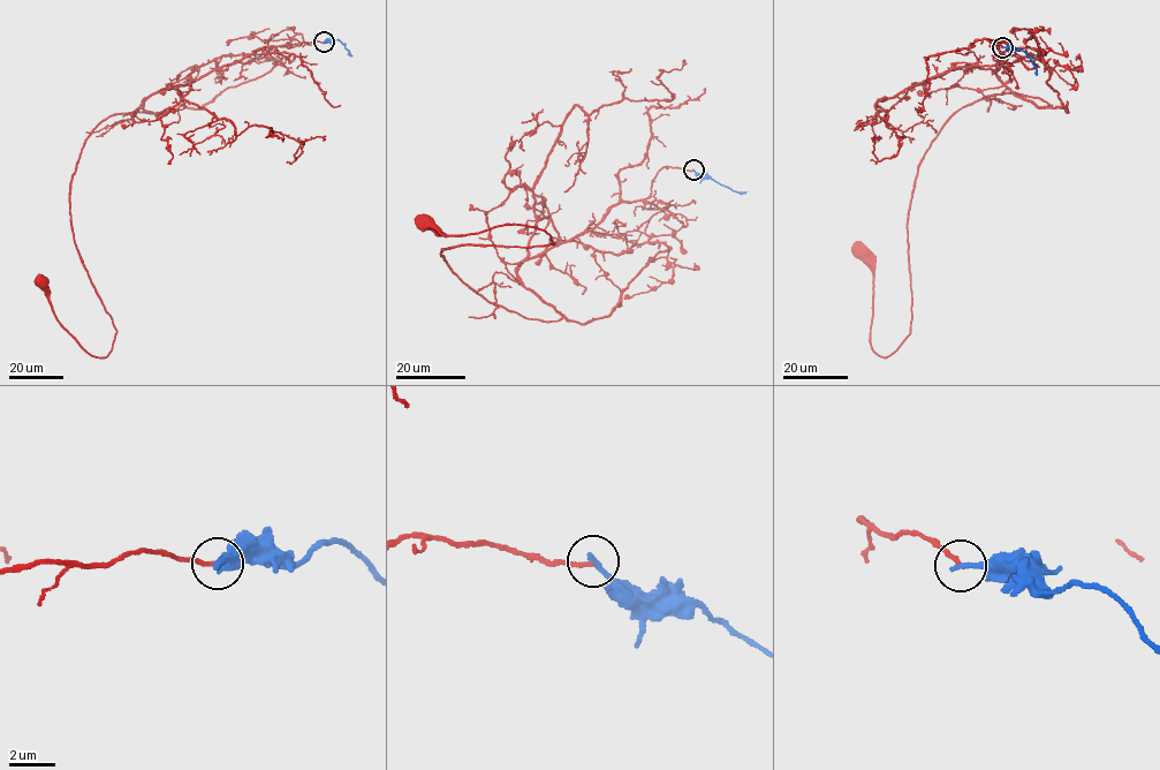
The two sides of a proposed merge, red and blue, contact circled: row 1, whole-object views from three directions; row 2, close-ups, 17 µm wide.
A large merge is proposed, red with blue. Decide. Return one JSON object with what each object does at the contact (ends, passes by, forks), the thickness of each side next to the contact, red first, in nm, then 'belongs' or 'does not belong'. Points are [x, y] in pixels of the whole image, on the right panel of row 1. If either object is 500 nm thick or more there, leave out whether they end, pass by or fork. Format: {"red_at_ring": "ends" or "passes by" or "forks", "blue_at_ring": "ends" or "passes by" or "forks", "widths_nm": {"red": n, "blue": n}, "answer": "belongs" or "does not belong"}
{"red_at_ring": "ends", "blue_at_ring": "ends", "widths_nm": {"red": 200, "blue": 240}, "answer": "does not belong"}

